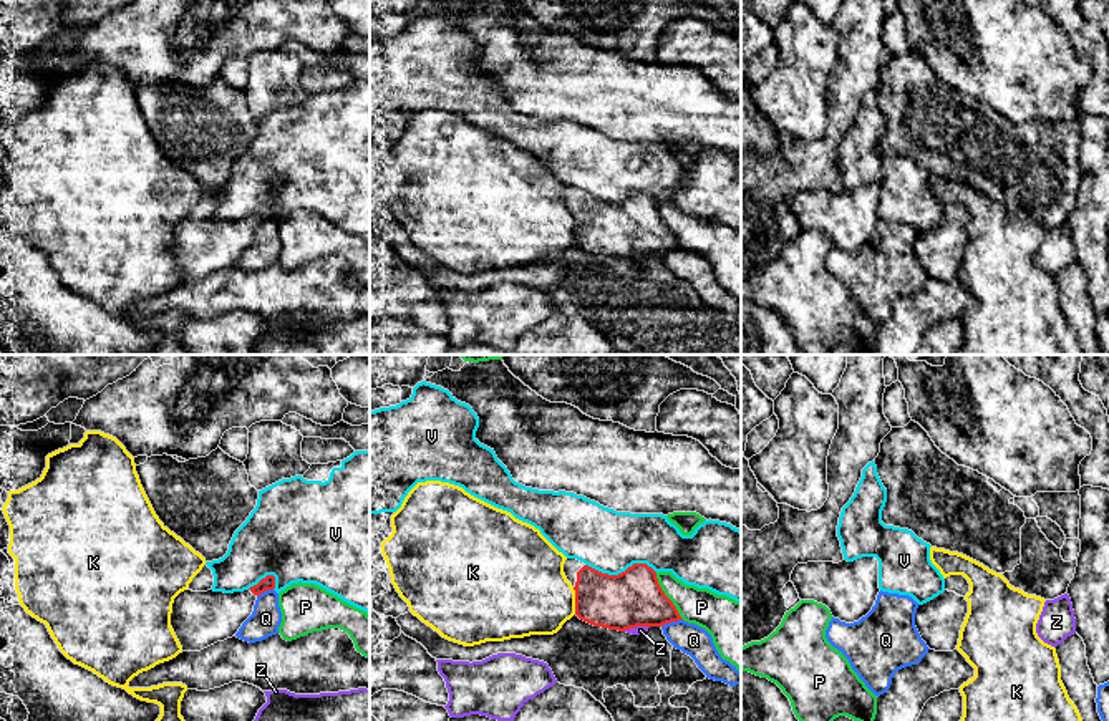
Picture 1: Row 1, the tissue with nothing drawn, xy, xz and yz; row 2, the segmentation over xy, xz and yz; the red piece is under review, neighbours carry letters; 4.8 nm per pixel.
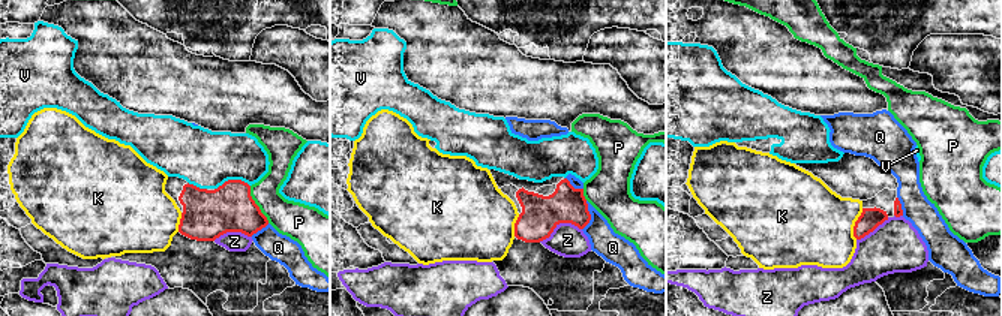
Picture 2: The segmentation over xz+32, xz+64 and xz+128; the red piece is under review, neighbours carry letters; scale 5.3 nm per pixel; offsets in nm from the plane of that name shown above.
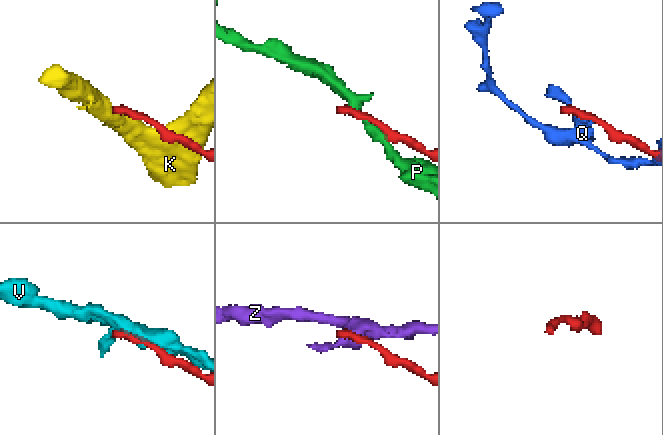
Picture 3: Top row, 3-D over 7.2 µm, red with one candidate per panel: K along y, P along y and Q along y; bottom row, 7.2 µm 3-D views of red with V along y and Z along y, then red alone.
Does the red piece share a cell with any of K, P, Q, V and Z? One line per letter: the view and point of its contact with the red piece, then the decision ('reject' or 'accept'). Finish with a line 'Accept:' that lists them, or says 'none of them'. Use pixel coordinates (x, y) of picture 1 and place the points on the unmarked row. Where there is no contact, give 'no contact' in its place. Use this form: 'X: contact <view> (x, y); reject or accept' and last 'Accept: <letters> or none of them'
K: contact xz (576, 229); reject
P: contact xz (667, 226); reject
Q: contact xz (672, 249); reject
V: contact xz (622, 201); reject
Z: contact xz (635, 256); reject
Accept: none of them

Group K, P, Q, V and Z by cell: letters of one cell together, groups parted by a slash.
K / P / Q / V / Z

